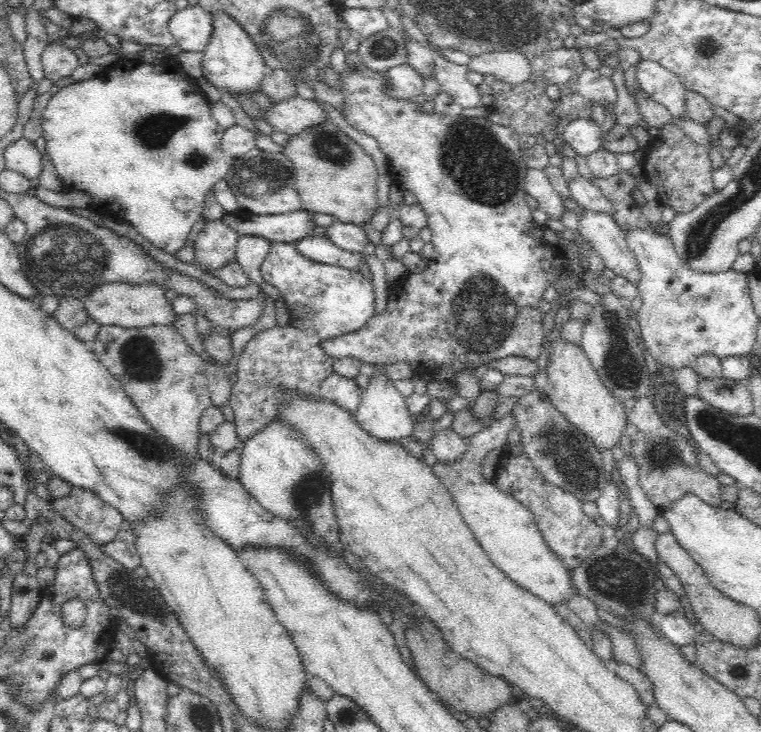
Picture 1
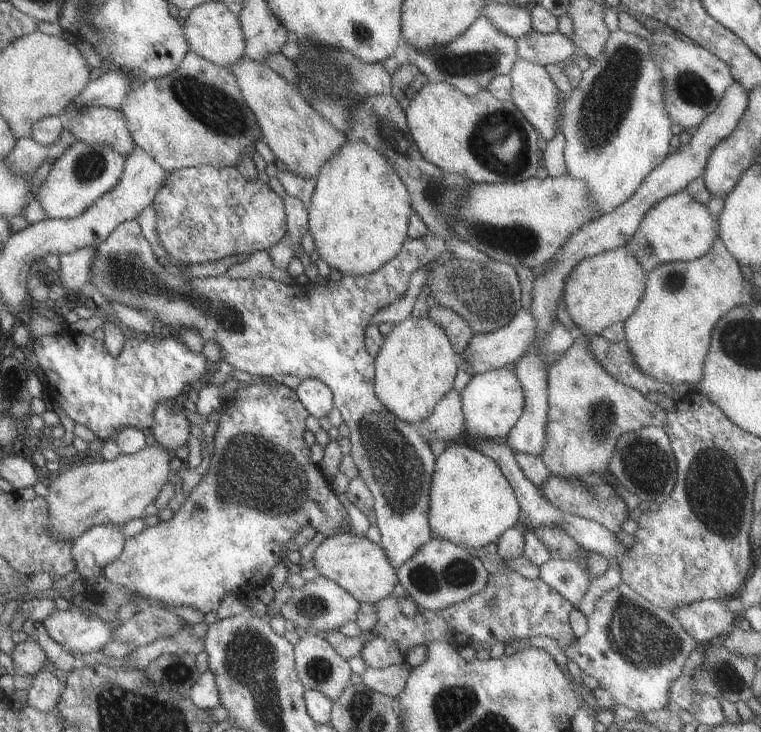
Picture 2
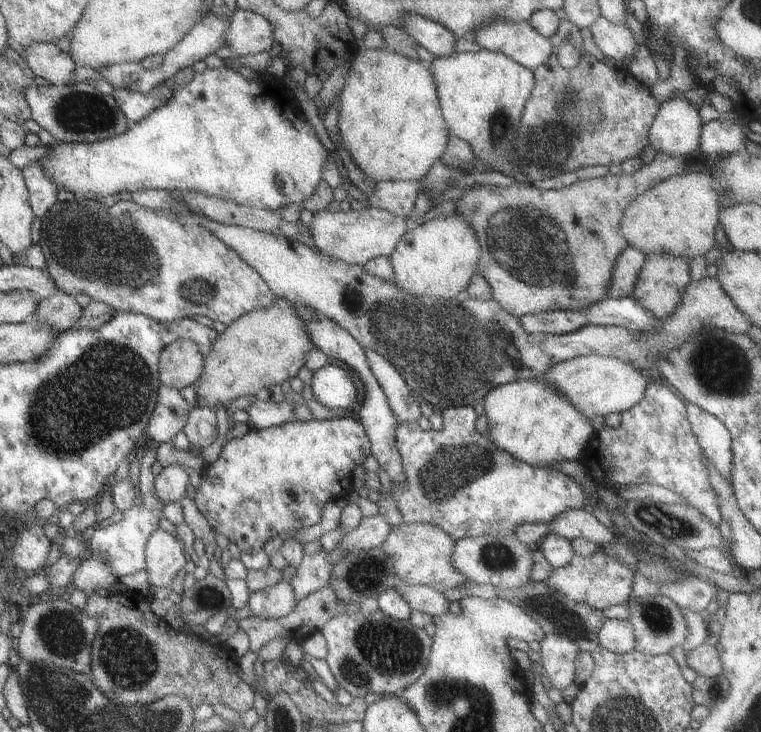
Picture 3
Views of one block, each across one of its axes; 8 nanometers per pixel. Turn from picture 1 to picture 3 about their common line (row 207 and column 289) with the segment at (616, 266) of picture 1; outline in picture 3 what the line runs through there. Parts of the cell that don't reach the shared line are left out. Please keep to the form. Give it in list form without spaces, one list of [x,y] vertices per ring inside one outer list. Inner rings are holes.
[[[319,549],[311,556],[303,555],[301,562],[296,566],[296,573],[294,572],[288,580],[295,602],[299,602],[307,594],[327,585],[331,571],[327,566],[325,550]]]

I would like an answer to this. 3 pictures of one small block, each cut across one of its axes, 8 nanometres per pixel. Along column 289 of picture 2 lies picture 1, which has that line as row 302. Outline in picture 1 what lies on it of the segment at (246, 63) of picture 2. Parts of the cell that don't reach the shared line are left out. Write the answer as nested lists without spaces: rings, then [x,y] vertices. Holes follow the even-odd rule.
[[[111,282],[99,287],[90,297],[84,298],[90,317],[102,326],[122,326],[126,328],[150,328],[167,326],[175,329],[178,313],[174,311],[173,301],[166,297],[166,291],[158,286],[130,286],[124,282]]]

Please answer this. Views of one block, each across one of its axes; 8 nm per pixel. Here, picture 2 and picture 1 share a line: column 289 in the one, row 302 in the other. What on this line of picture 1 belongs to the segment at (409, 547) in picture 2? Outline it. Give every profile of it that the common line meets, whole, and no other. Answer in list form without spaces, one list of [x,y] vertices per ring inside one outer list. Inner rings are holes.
[[[273,243],[272,248],[270,248],[270,252],[267,254],[266,258],[262,261],[261,267],[259,268],[259,275],[263,280],[263,287],[268,290],[272,290],[276,296],[282,297],[283,302],[286,303],[287,309],[289,310],[290,323],[285,327],[274,327],[272,329],[268,329],[266,331],[261,331],[256,334],[254,338],[248,343],[241,359],[239,360],[239,367],[237,370],[237,381],[231,386],[231,396],[229,405],[232,407],[232,410],[235,414],[235,431],[237,432],[237,443],[235,447],[232,447],[229,451],[226,451],[222,457],[219,457],[216,460],[216,467],[222,473],[224,478],[229,478],[229,480],[239,480],[240,476],[240,464],[242,464],[242,448],[244,448],[244,444],[254,436],[254,434],[258,434],[258,432],[262,432],[268,424],[275,418],[275,414],[277,413],[277,408],[279,407],[279,400],[281,399],[281,394],[288,389],[294,389],[296,391],[300,391],[300,393],[304,393],[306,395],[310,395],[310,397],[318,397],[320,387],[322,386],[322,382],[326,380],[327,376],[330,376],[333,373],[333,360],[329,354],[325,353],[325,350],[321,349],[321,344],[324,341],[342,336],[346,333],[354,332],[355,330],[361,329],[362,326],[366,324],[374,316],[374,286],[372,284],[372,279],[365,275],[362,275],[356,269],[345,269],[338,265],[327,265],[320,264],[311,261],[309,258],[304,258],[302,254],[300,254],[296,247],[292,243]]]

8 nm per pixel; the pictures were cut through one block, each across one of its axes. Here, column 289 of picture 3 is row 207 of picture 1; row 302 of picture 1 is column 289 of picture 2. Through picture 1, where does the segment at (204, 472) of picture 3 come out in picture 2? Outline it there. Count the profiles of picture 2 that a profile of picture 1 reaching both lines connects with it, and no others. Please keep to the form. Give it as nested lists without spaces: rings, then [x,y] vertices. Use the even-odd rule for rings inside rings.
[[[279,379],[269,381],[259,381],[255,384],[240,383],[234,390],[231,398],[228,398],[224,407],[220,410],[220,417],[217,420],[217,430],[213,434],[212,451],[209,460],[209,468],[198,484],[187,494],[187,498],[180,502],[179,508],[173,512],[173,516],[165,522],[157,522],[154,526],[146,527],[138,534],[125,539],[124,548],[121,553],[111,562],[105,564],[102,574],[113,584],[123,586],[135,596],[141,596],[147,603],[137,603],[138,605],[163,604],[163,606],[191,606],[197,608],[203,615],[211,611],[216,611],[220,601],[225,594],[234,595],[236,598],[243,598],[249,591],[255,591],[268,581],[269,572],[280,559],[284,544],[294,534],[297,534],[305,526],[315,529],[322,537],[330,537],[336,532],[342,523],[348,522],[346,510],[337,500],[336,494],[327,482],[327,478],[319,470],[319,466],[309,459],[309,449],[303,442],[303,432],[305,419],[308,412],[296,397],[295,391],[283,385]]]

